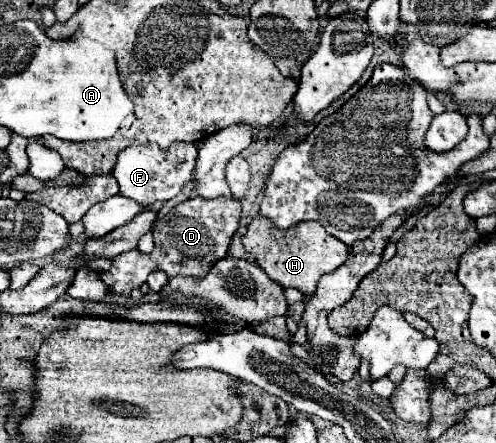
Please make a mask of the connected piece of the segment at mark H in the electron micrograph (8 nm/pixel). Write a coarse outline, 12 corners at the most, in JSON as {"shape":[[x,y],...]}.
{"shape":[[257,217],[241,241],[285,289],[315,293],[351,255],[317,221]]}

